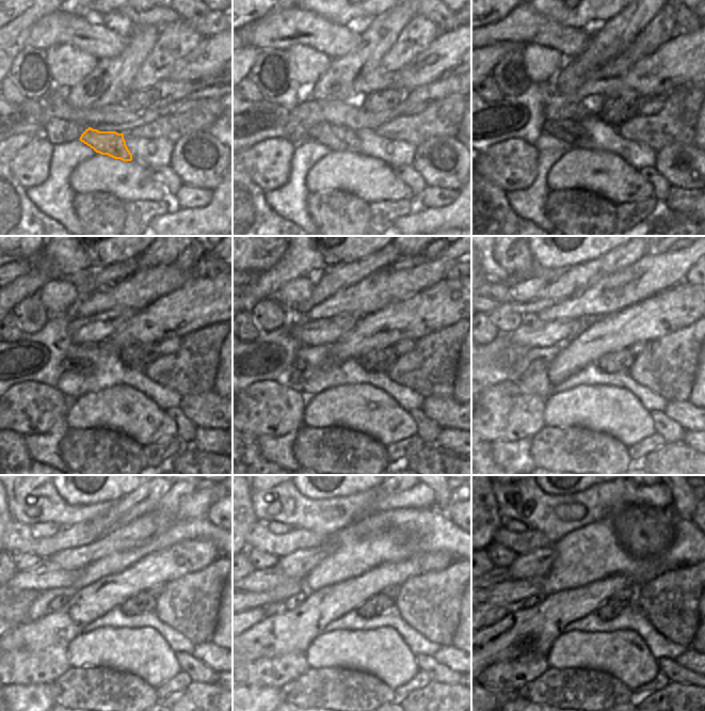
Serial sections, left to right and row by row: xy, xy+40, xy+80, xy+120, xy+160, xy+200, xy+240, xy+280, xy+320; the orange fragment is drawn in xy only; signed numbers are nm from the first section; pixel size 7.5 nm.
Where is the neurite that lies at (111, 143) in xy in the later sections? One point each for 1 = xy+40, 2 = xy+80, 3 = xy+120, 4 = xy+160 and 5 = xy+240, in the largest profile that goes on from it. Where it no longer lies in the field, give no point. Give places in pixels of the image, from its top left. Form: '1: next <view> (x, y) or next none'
1: next xy+40 (339, 139)
2: next xy+80 (569, 131)
3: next xy+120 (75, 364)
4: next xy+160 (306, 357)
5: next xy+240 (53, 599)

